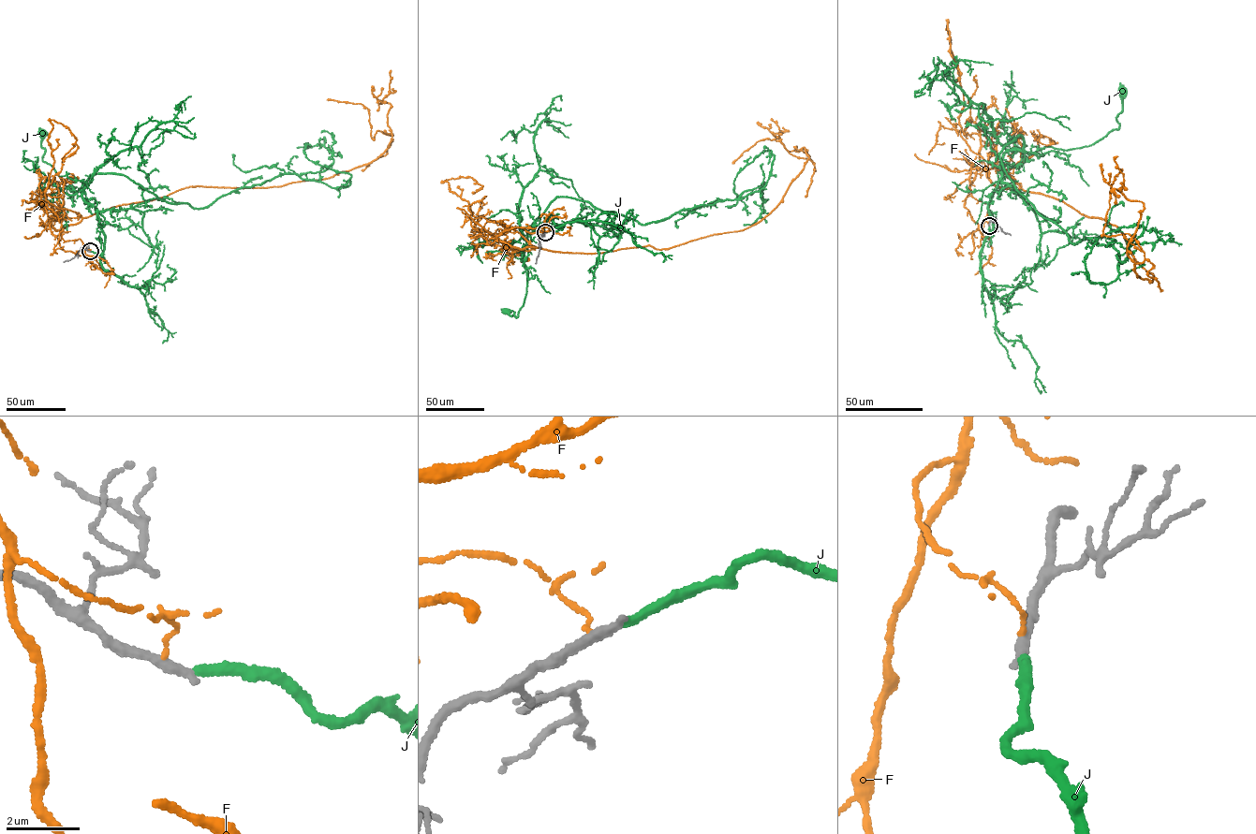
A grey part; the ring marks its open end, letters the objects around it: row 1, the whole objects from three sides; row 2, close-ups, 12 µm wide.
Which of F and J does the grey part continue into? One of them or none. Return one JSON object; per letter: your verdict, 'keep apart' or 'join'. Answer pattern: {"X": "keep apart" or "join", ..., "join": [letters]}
{"F": "keep apart", "J": "join", "join": ["J"]}

